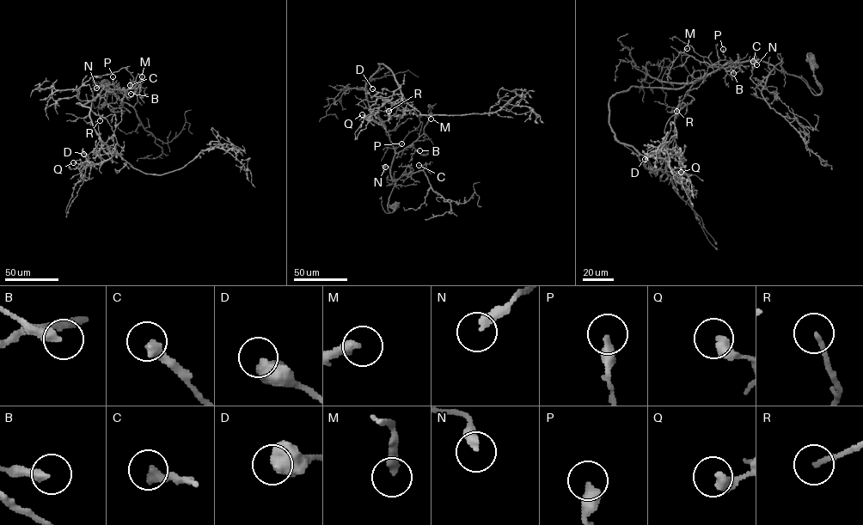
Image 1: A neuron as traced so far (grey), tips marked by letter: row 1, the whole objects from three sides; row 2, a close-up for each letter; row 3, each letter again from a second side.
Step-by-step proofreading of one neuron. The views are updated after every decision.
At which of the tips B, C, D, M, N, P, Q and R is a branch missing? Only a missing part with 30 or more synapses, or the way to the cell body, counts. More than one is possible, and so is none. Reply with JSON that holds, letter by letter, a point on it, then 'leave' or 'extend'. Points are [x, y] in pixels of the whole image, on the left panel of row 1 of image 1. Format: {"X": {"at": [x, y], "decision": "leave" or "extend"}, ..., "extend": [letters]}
{"B": {"at": [131, 94], "decision": "leave"}, "C": {"at": [130, 85], "decision": "leave"}, "D": {"at": [83, 154], "decision": "leave"}, "M": {"at": [142, 76], "decision": "leave"}, "N": {"at": [96, 88], "decision": "leave"}, "P": {"at": [113, 76], "decision": "leave"}, "Q": {"at": [73, 162], "decision": "leave"}, "R": {"at": [100, 120], "decision": "leave"}, "extend": []}

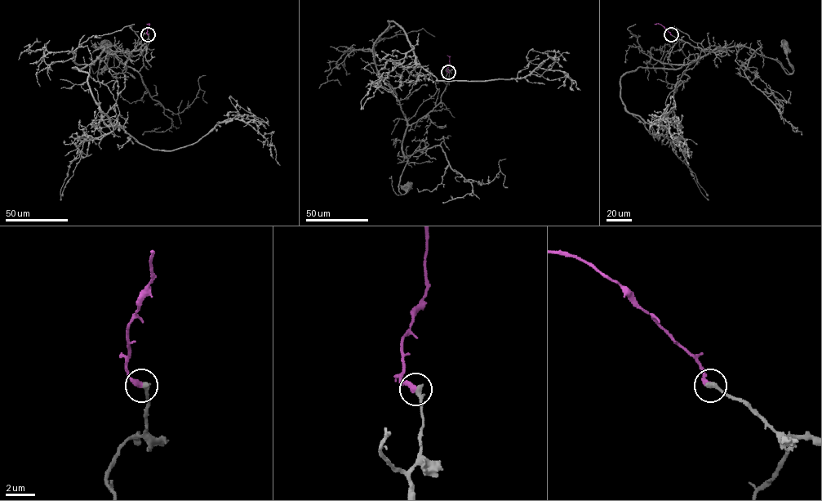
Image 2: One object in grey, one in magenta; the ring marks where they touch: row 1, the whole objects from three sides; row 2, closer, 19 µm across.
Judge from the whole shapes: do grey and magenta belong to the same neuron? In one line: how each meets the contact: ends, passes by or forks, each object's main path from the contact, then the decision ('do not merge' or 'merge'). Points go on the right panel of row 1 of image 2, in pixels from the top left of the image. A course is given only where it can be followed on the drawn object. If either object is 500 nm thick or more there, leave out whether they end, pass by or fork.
grey ends there; magenta ends there; grey runs (671, 34), (709, 51), (745, 46), (776, 60), (790, 74), (793, 68), (784, 52), (785, 46); magenta runs (671, 34), (659, 24), (654, 24); merge

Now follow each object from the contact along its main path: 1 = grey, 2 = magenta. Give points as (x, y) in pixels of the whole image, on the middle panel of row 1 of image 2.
1: (448, 72), (441, 101), (406, 131), (402, 150), (407, 162), (398, 186), (401, 194), (408, 190), (406, 186)
2: (448, 72), (447, 55)

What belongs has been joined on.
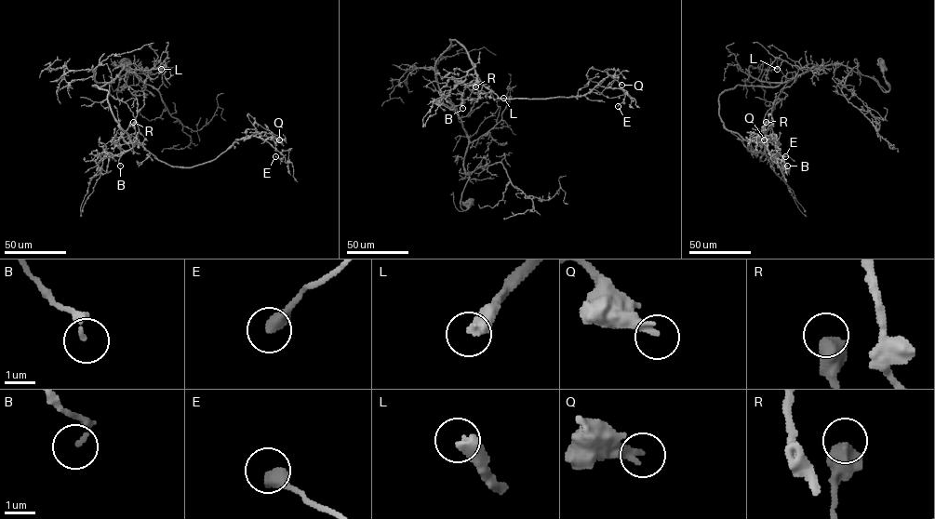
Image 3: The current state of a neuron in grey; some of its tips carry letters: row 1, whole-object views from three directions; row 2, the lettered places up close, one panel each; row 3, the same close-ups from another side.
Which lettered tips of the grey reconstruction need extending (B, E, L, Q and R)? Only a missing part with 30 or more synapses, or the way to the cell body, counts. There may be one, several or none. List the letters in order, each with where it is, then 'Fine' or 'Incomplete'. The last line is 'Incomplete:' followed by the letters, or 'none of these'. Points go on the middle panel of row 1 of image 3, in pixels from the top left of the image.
B: Place: (462, 108). Fine
E: Place: (618, 106). Fine
L: Place: (503, 98). Incomplete
Q: Place: (621, 85). Fine
R: Place: (475, 86). Fine
Incomplete: L

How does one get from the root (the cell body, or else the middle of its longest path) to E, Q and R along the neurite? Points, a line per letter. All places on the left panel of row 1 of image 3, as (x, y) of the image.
E: (125, 65), (109, 93), (158, 159), (193, 167), (251, 136), (275, 156)
Q: (125, 65), (109, 93), (132, 113), (133, 141), (168, 165), (279, 139)
R: (125, 65), (126, 82), (118, 92), (121, 64), (109, 93), (135, 118), (139, 132), (127, 142), (133, 122)

